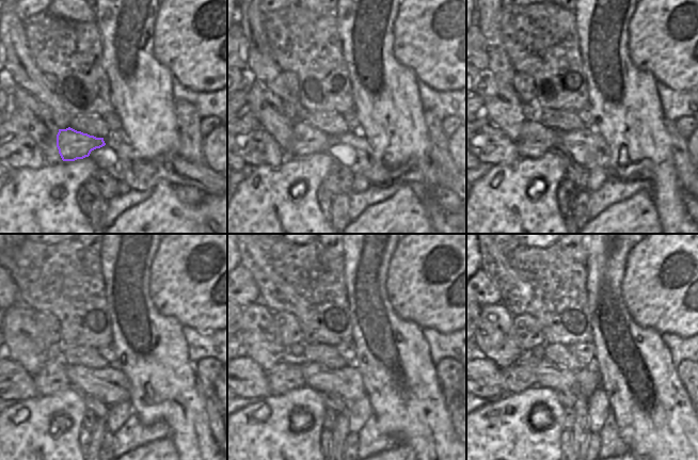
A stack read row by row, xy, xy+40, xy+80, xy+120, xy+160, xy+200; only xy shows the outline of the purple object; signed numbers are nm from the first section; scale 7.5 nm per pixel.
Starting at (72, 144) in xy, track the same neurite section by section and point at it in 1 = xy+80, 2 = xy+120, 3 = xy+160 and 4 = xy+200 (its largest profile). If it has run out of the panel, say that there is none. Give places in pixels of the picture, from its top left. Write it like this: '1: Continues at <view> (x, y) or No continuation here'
1: Continues at xy+80 (535, 139)
2: Continues at xy+120 (51, 379)
3: Continues at xy+160 (287, 375)
4: Continues at xy+200 (517, 378).

